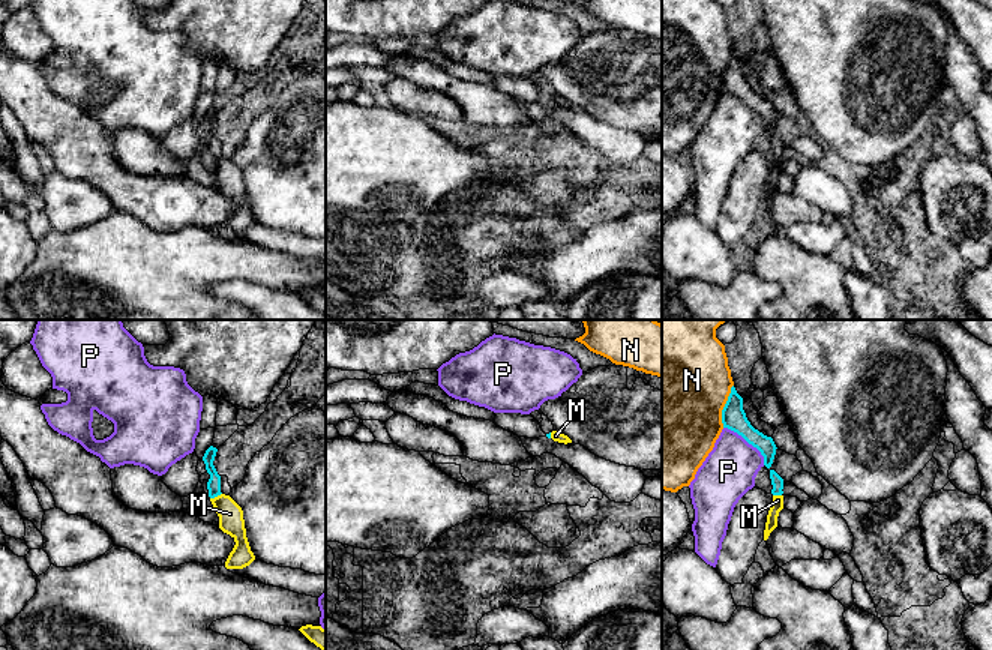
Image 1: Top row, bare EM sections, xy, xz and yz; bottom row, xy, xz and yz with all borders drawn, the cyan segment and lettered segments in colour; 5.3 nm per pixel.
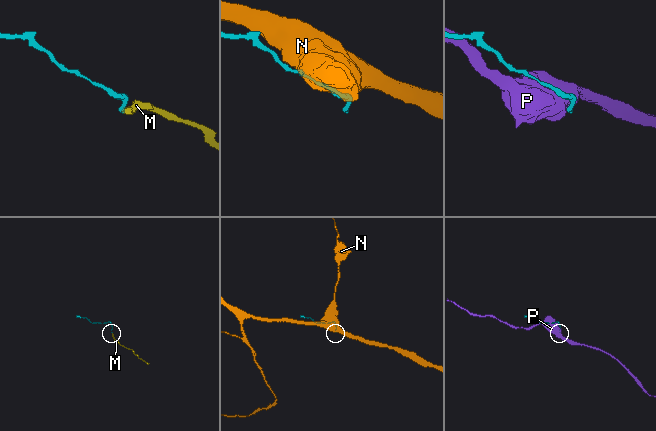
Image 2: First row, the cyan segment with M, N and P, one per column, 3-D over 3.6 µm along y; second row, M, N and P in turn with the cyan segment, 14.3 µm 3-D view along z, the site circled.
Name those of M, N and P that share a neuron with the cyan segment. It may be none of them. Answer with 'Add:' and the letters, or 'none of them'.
Add: M

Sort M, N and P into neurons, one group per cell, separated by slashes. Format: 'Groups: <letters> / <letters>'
Groups: M / N / P

